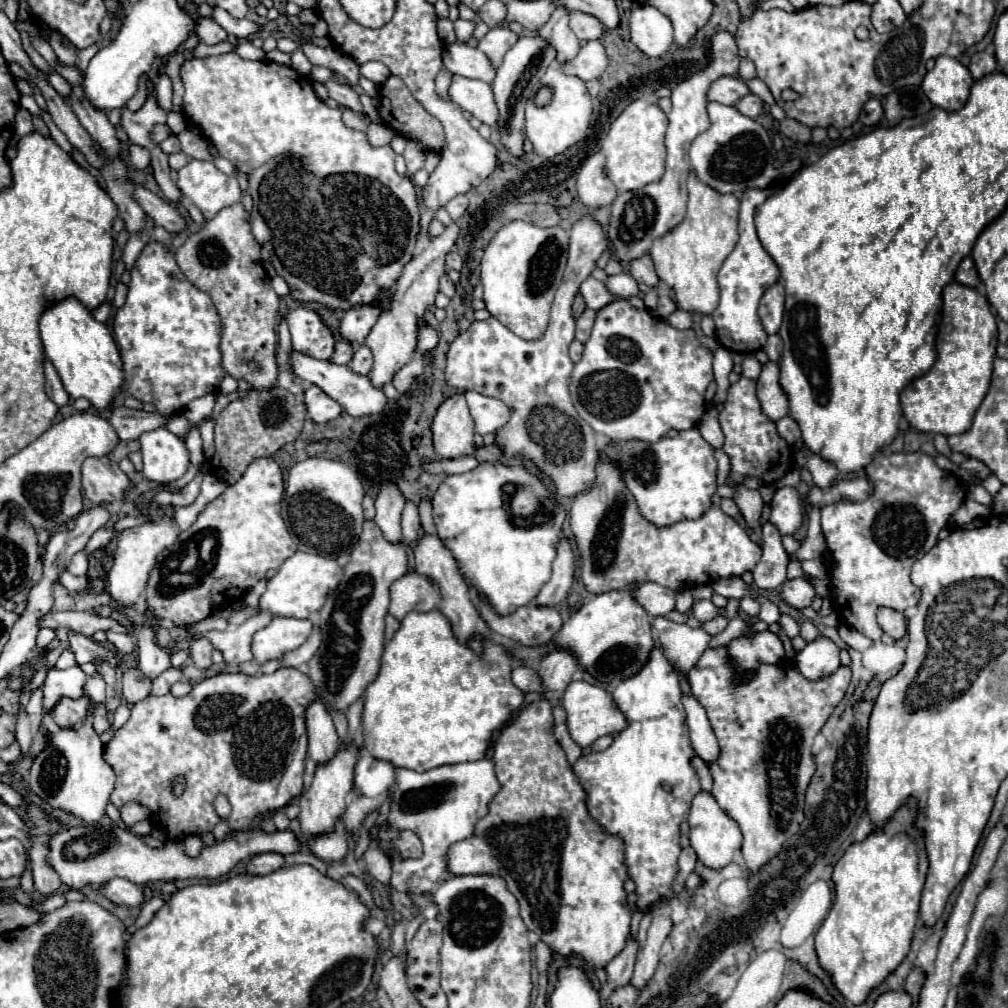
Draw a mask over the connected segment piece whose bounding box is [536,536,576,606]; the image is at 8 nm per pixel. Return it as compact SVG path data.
M560 536L558 552L552 562L552 578L542 586L540 594L536 596L536 604L554 606L562 602L574 582L574 570L576 570L576 564L574 564L572 544L566 536Z

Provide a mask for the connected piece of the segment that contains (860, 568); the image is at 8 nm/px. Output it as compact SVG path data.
M894 452L890 456L878 454L866 466L866 476L872 484L872 494L862 502L832 502L830 506L824 506L820 522L830 552L830 594L836 610L840 612L838 616L848 626L876 642L882 636L882 628L876 621L876 610L880 606L904 612L918 604L920 590L910 580L910 568L938 542L938 532L948 524L952 512L966 498L966 484L956 480L950 472L940 470L934 458L924 452Z

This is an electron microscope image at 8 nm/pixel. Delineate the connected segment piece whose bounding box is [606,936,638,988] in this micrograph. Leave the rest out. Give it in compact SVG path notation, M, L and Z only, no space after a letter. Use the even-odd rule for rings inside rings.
M628 936L626 946L622 948L620 954L616 954L608 966L606 966L606 974L608 974L608 986L610 988L618 988L630 982L632 972L634 972L634 962L636 962L636 954L638 954L638 942Z

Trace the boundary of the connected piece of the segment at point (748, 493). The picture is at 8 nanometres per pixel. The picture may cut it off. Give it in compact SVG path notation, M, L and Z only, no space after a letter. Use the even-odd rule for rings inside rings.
M720 486L718 494L720 496L728 496L728 498L732 498L738 504L738 508L740 508L746 524L748 524L748 528L754 530L754 528L760 526L760 516L762 516L764 502L762 502L758 490L748 490L744 486L738 488L738 490L730 488L730 486Z

